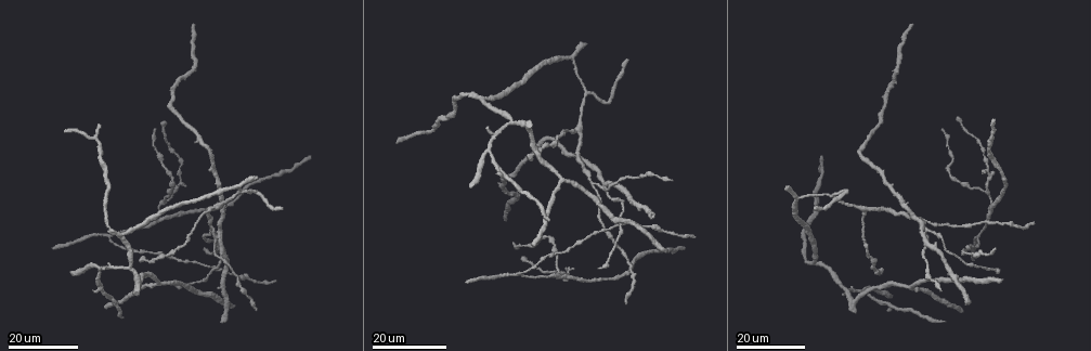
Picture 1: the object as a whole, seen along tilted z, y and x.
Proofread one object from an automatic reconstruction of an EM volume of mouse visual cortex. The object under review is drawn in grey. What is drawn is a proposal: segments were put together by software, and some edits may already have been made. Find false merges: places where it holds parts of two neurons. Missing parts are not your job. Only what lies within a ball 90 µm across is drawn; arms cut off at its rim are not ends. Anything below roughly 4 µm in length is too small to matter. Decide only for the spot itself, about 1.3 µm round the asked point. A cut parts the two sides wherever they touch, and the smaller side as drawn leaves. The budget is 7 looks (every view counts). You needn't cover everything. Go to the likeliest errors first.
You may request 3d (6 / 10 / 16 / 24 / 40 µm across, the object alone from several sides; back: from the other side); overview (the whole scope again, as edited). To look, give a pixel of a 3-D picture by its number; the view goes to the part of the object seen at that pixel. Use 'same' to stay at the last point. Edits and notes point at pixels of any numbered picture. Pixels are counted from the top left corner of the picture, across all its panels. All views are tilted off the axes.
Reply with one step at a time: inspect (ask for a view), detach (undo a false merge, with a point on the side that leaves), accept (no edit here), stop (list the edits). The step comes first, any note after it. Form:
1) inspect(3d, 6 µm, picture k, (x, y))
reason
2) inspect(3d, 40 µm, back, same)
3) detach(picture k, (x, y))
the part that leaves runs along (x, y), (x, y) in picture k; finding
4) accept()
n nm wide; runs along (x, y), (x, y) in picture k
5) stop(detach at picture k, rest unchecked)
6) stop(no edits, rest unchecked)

inspect(3d, 24 µm, picture 1, (213, 206))

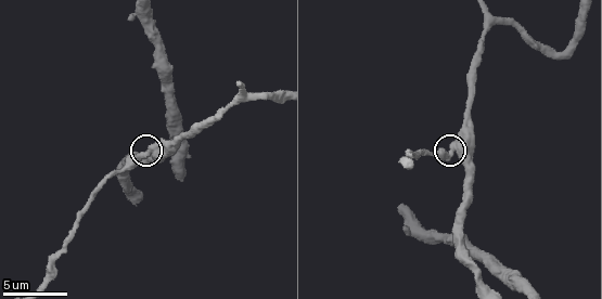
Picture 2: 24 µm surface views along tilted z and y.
inspect(3d, 10 µm, picture 2, (149, 151))

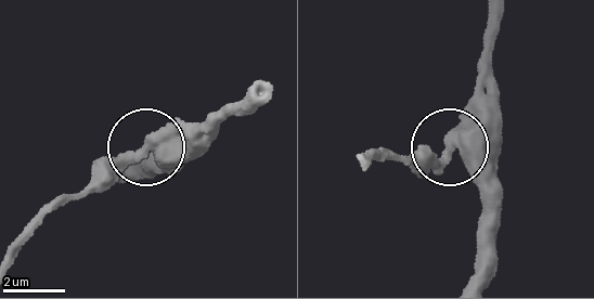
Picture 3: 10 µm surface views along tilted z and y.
accept()
all the same neuron

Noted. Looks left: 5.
inspect(3d, 16 µm, picture 1, (987, 190))
a fork

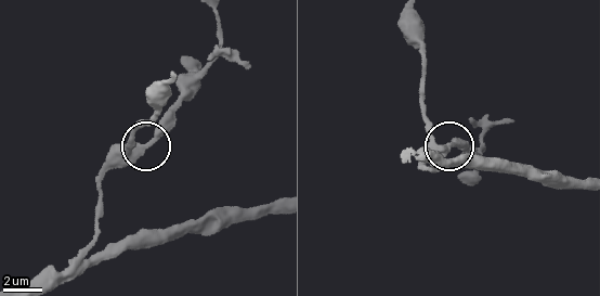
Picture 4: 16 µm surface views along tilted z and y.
inspect(3d, 10 µm, picture 4, (440, 148))

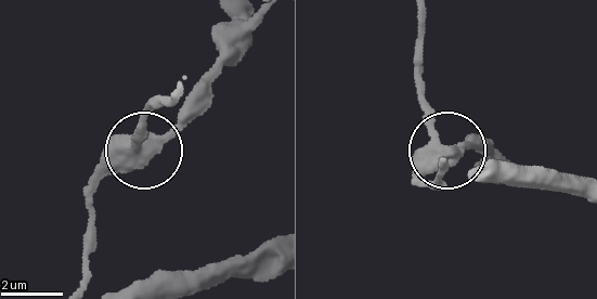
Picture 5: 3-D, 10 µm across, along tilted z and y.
accept()
runs along (80, 281), (96, 189), (200, 102) in picture 5; continuous, no second neuron

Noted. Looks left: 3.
inspect(3d, 24 µm, picture 1, (988, 173))
side arm on a straight run

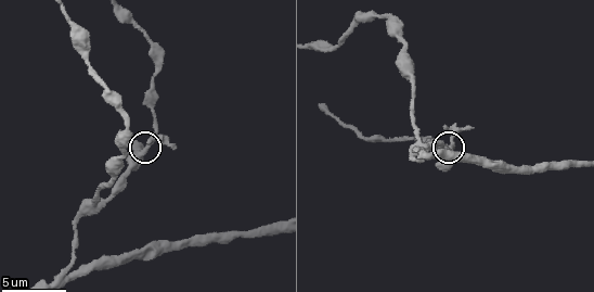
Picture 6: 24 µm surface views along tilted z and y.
inspect(3d, 6 µm, picture 6, (144, 151))

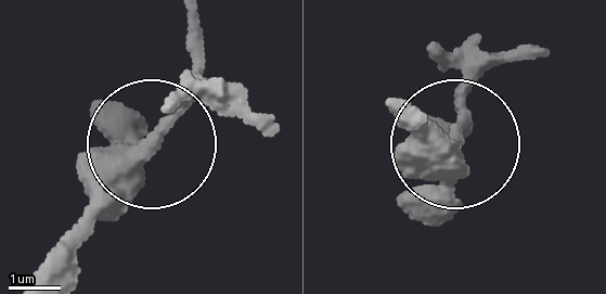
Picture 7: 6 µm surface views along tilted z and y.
accept()
3 arms; continuous, no second neuron

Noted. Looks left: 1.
inspect(3d, 6 µm, picture 6, (420, 148))
arms part here

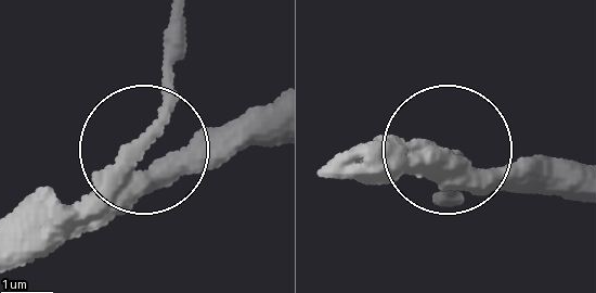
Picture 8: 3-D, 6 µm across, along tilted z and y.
accept()
310 nm wide; runs along (21, 258), (138, 157), (172, 21) in picture 8; all the same neuron

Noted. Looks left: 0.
stop(no edits, rest unchecked)

